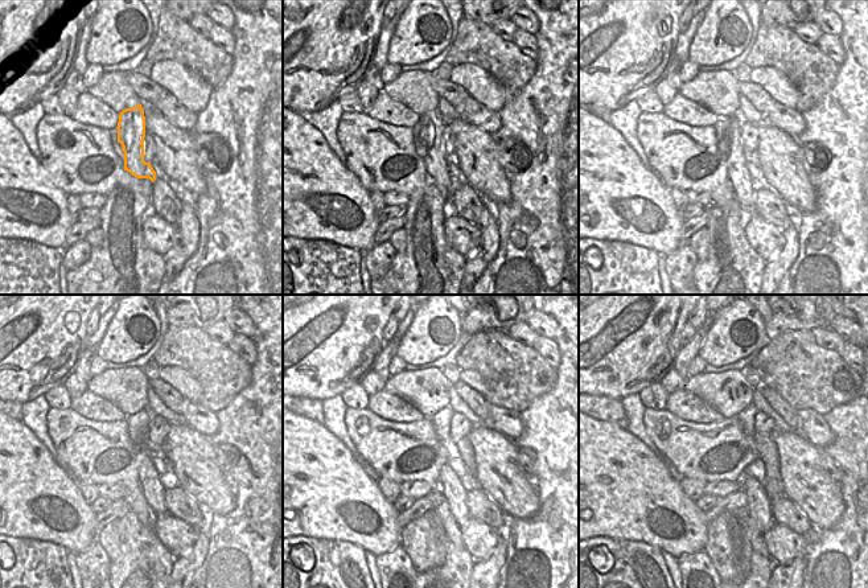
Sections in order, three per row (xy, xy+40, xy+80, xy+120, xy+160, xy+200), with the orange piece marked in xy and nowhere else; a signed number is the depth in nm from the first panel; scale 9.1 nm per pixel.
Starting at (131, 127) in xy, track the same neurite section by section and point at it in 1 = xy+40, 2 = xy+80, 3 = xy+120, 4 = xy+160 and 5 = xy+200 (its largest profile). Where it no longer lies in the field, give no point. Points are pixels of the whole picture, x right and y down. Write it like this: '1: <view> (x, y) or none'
1: xy+40 (430, 127)
2: xy+80 (741, 183)
3: xy+120 (153, 492)
4: xy+160 (448, 484)
5: xy+200 (759, 506)

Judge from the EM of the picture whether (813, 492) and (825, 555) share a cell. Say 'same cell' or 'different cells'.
different cells

